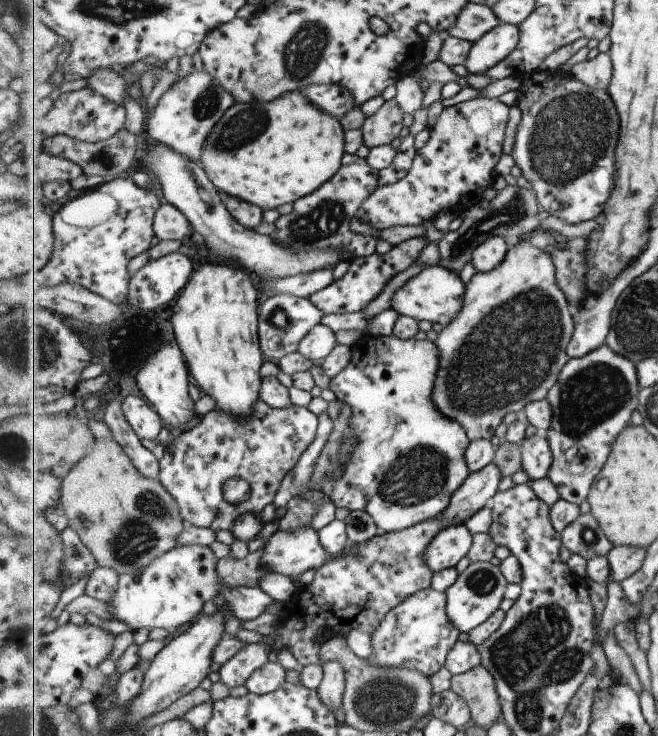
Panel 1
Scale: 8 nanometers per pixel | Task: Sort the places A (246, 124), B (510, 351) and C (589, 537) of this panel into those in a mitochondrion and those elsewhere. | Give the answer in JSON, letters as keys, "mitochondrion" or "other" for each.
{"A":"mitochondrion","B":"mitochondrion","C":"mitochondrion"}

